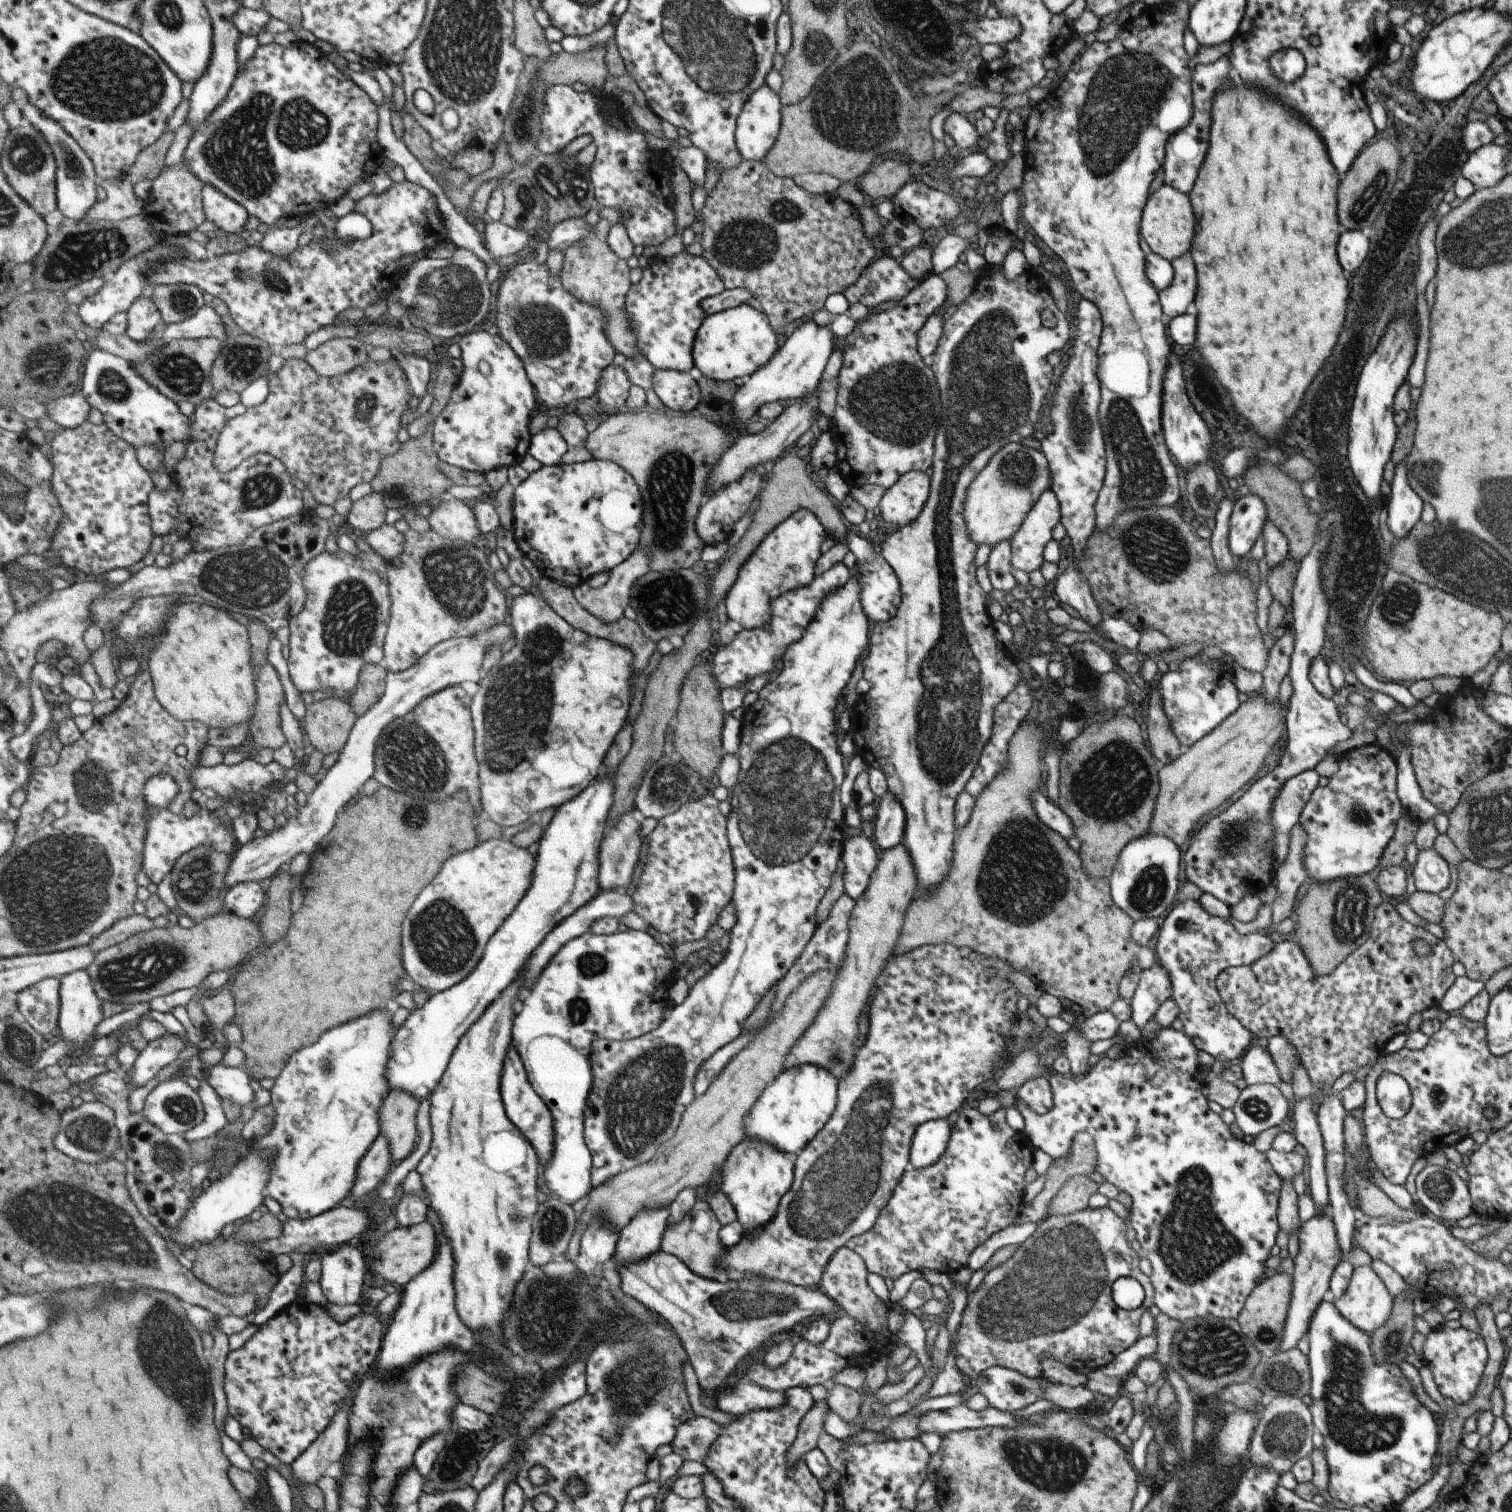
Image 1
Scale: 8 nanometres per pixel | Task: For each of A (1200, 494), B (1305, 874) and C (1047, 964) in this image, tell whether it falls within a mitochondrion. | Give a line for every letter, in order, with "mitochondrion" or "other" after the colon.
A: mitochondrion
B: other
C: other

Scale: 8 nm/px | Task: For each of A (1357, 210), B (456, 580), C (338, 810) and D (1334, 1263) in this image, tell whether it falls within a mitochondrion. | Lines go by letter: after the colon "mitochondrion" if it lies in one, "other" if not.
A: mitochondrion
B: mitochondrion
C: other
D: other

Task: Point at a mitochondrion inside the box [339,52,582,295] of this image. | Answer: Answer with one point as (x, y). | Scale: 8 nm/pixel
(525, 202)

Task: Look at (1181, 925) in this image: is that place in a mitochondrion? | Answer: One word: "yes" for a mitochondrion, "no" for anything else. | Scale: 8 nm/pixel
yes

